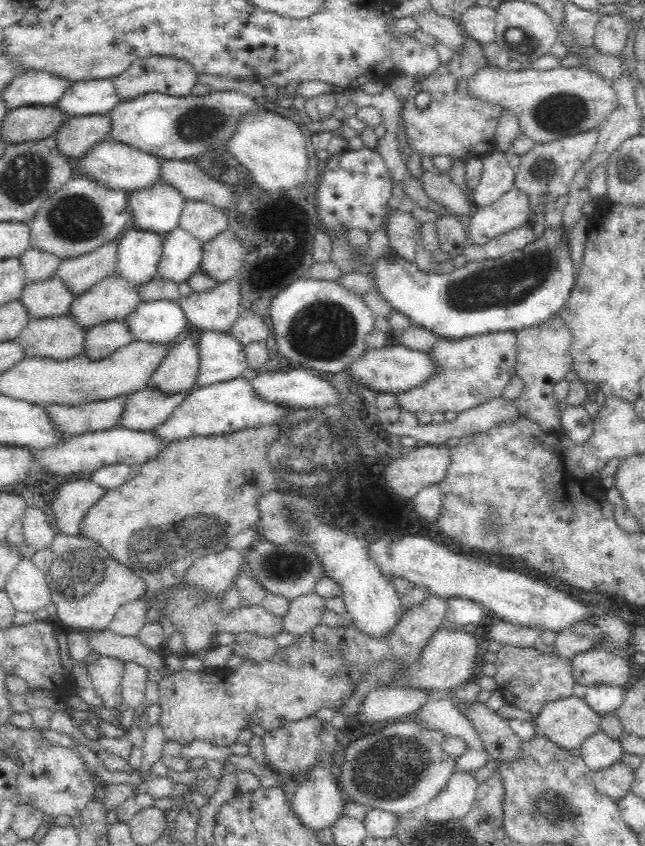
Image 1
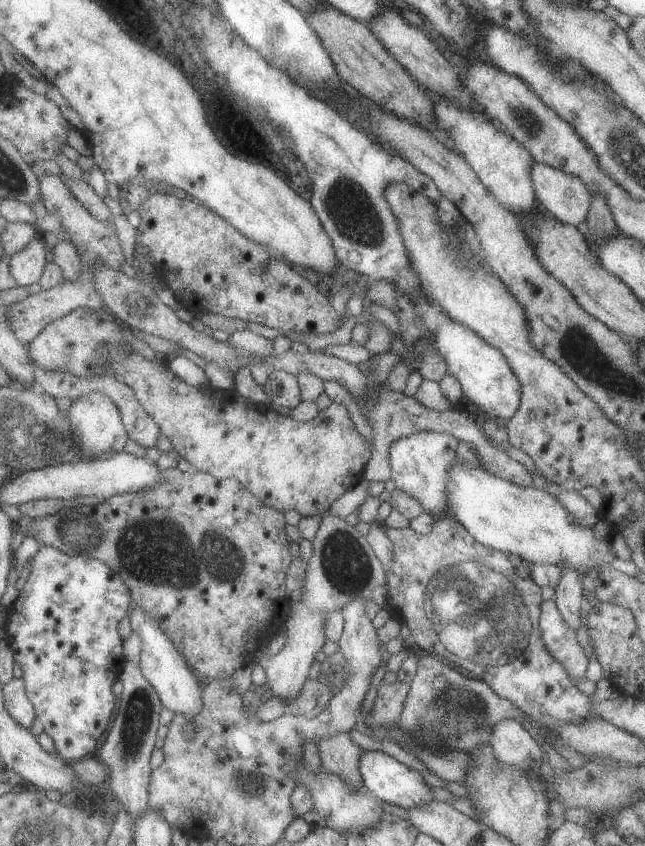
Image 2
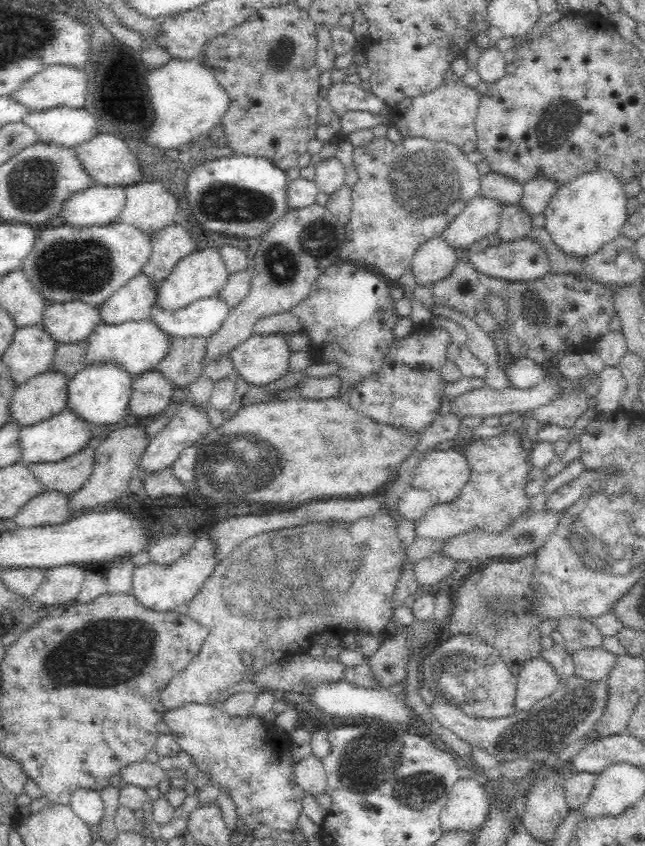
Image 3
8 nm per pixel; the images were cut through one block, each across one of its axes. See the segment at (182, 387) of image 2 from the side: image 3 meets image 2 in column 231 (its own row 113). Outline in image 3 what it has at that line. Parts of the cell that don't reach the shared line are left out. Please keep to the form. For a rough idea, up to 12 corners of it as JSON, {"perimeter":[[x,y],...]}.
{"perimeter":[[450,68],[390,114],[403,139],[477,150],[483,95]]}

